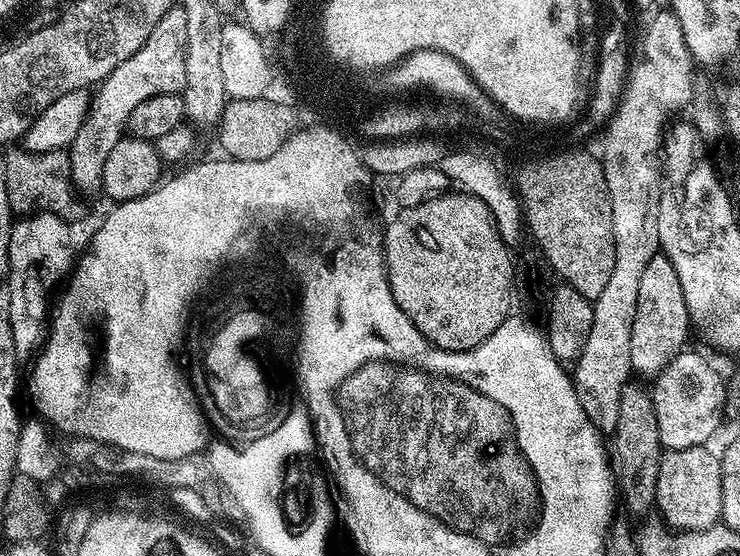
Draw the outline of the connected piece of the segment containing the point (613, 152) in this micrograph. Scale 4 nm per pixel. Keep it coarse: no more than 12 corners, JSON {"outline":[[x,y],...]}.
{"outline":[[675,16],[654,17],[605,132],[614,270],[572,372],[602,434],[660,252],[666,125],[693,101]]}

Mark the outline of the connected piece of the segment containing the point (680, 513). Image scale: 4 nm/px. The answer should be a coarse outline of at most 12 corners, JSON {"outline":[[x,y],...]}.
{"outline":[[711,447],[670,448],[656,505],[673,530],[721,519],[722,470]]}

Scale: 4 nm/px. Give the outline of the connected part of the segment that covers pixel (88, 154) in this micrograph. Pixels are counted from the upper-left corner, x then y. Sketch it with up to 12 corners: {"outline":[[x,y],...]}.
{"outline":[[182,42],[158,64],[115,68],[95,89],[66,149],[72,187],[101,195],[106,158],[134,106],[183,93]]}

